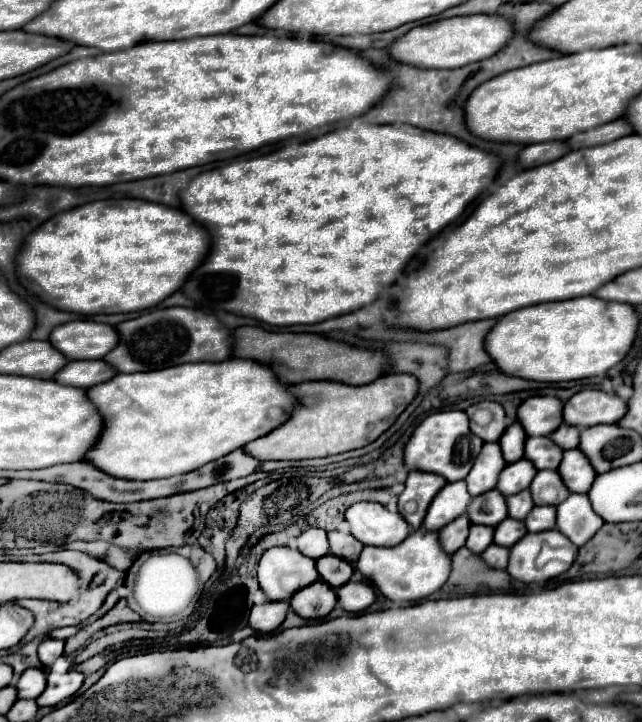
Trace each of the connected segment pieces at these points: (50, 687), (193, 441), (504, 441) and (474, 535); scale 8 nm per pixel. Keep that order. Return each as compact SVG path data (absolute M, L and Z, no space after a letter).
M48 672L48 684L46 690L36 698L38 706L56 706L62 700L70 698L72 694L78 692L78 688L84 682L84 674L80 672L66 672L66 674L56 674L56 672Z
M228 358L216 364L198 362L152 372L116 374L112 380L88 388L86 396L102 416L102 432L84 460L124 480L154 480L186 474L272 432L292 414L292 394L278 382L274 372L264 364L240 358Z
M518 422L510 424L508 430L502 434L502 438L498 440L498 444L502 448L502 454L504 454L504 460L508 464L518 462L520 458L524 458L524 442L526 442L524 428Z
M470 526L468 538L466 538L466 548L472 550L472 554L482 554L492 544L492 534L494 534L494 528Z

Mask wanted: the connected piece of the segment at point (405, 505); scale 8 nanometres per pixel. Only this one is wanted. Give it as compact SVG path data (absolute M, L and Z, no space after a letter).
M416 470L408 474L406 488L398 500L398 512L412 526L412 530L418 530L422 526L432 498L442 490L444 484L446 480L442 476L430 472Z

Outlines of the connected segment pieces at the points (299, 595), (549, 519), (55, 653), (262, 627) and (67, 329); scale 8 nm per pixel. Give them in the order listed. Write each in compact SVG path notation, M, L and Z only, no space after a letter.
M318 580L312 586L296 592L290 598L290 606L298 616L306 620L326 618L336 606L336 594L332 588L328 588L328 584Z
M534 506L534 510L524 520L528 532L544 532L552 530L556 524L556 508L554 506Z
M48 638L48 640L44 640L44 642L38 646L38 658L40 658L40 662L42 662L42 666L44 666L46 672L48 672L48 668L54 664L54 660L56 660L58 656L62 656L62 652L64 652L64 642L62 642L62 640L52 640L52 638Z
M266 602L254 606L250 612L250 626L260 634L270 634L284 622L286 610L288 610L286 602Z
M74 320L50 332L50 344L68 360L98 360L118 342L114 326L92 320Z

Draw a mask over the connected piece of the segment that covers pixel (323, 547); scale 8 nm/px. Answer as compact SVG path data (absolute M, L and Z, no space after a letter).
M310 528L306 532L302 532L298 536L298 550L308 556L308 558L314 558L318 560L320 556L326 556L330 550L328 550L328 538L326 538L326 532L320 530L320 528Z

